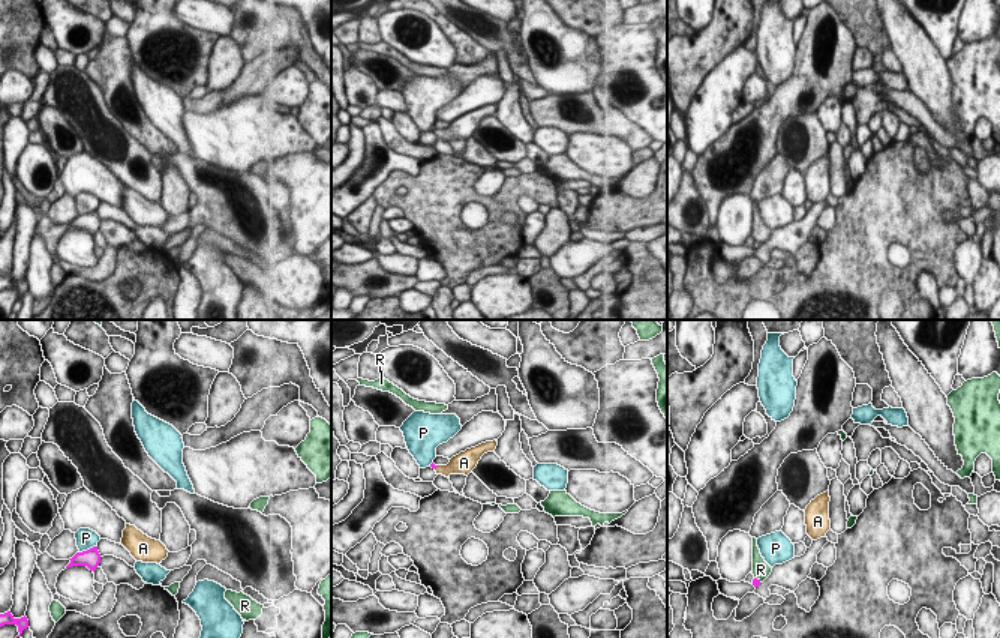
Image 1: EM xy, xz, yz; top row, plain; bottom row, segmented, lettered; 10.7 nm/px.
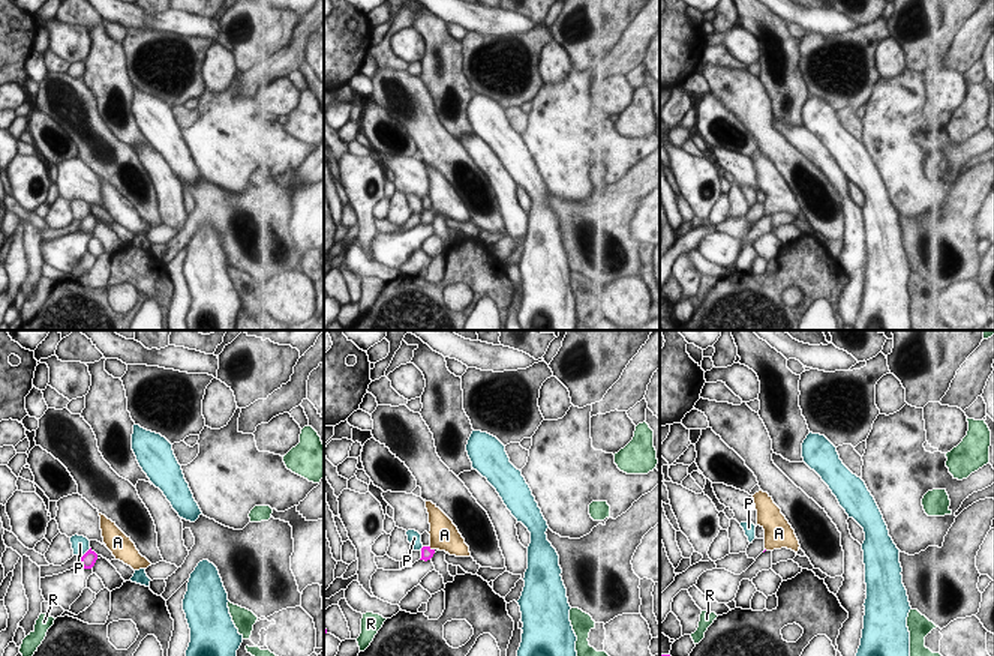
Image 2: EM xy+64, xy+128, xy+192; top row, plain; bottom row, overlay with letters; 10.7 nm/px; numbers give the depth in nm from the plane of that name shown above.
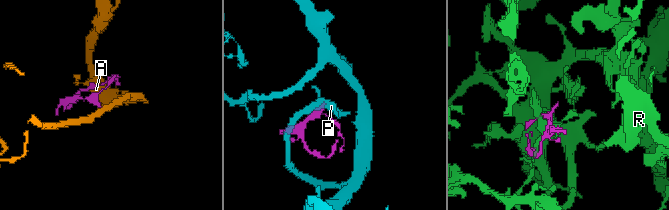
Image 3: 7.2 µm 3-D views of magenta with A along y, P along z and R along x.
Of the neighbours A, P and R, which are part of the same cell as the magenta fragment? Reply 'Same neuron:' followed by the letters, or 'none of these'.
Same neuron: A

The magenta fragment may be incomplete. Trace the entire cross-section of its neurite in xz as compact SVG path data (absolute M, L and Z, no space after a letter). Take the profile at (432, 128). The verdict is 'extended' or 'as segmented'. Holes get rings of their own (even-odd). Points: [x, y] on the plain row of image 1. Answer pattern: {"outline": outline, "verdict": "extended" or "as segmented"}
{"outline": "M496 104L486 105L453 120L447 129L435 129L432 126L430 131L436 135L436 138L442 138L445 141L450 141L451 138L468 140L477 131L481 120L487 116L495 116L496 110Z", "verdict": "extended"}

